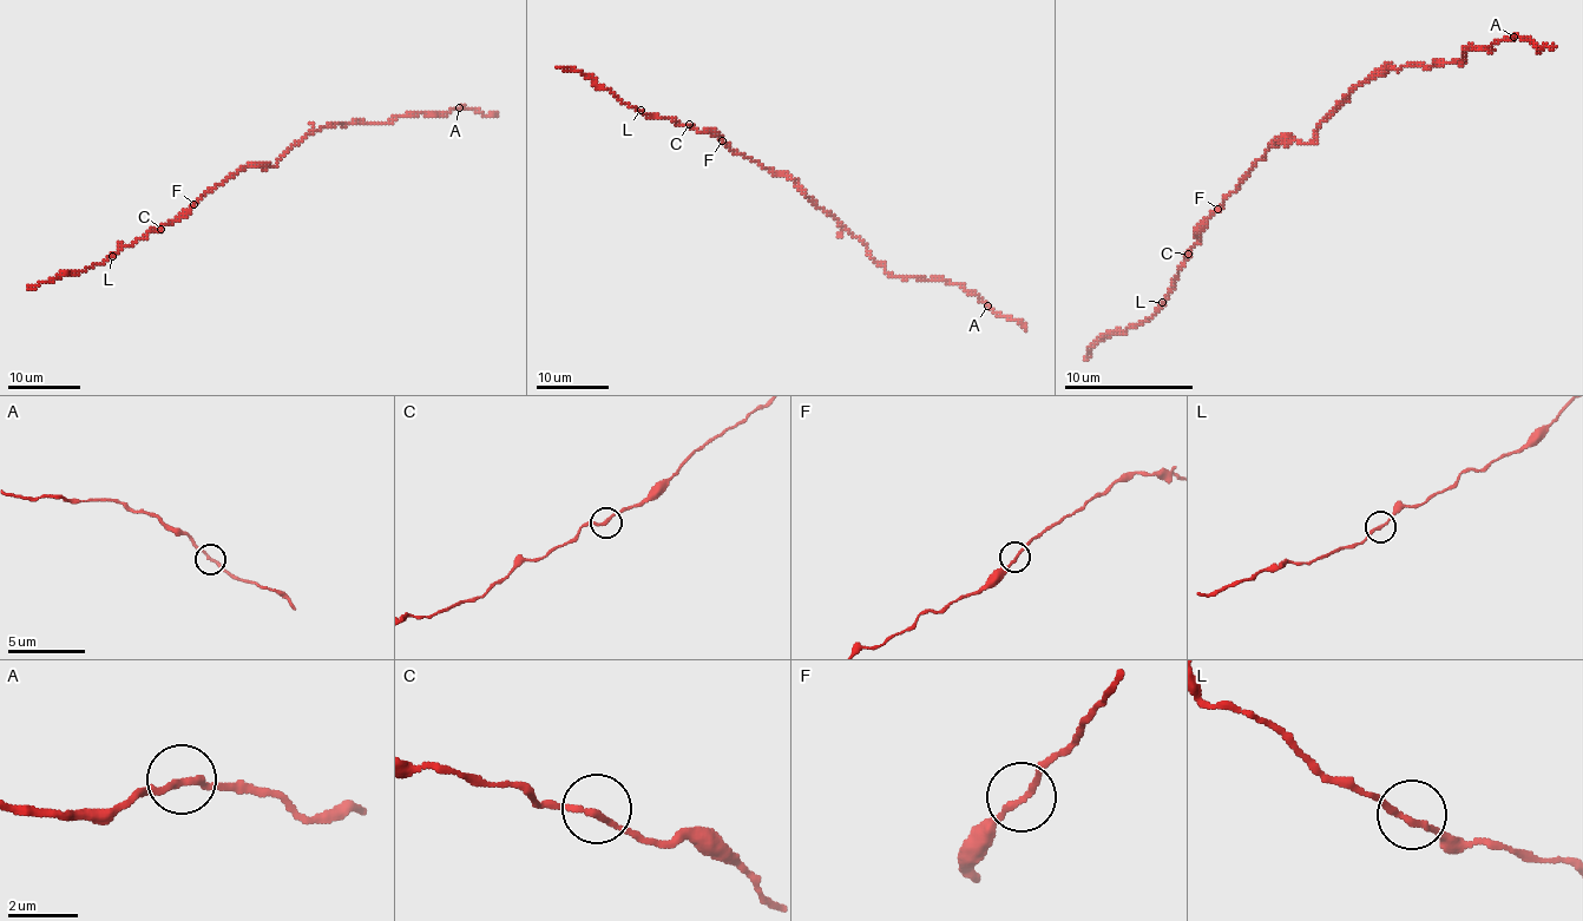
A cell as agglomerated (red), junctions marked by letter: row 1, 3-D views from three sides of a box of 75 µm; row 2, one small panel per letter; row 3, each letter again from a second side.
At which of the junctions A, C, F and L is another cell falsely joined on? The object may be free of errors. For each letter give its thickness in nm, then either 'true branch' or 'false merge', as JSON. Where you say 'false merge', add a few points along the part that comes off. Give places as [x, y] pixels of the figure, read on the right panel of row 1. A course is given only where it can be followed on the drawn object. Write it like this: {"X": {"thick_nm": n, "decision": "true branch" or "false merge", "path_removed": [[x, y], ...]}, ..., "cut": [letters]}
{"A": {"thick_nm": 180, "decision": "true branch"}, "C": {"thick_nm": 180, "decision": "true branch"}, "F": {"thick_nm": 160, "decision": "true branch"}, "L": {"thick_nm": 180, "decision": "true branch"}, "cut": []}

